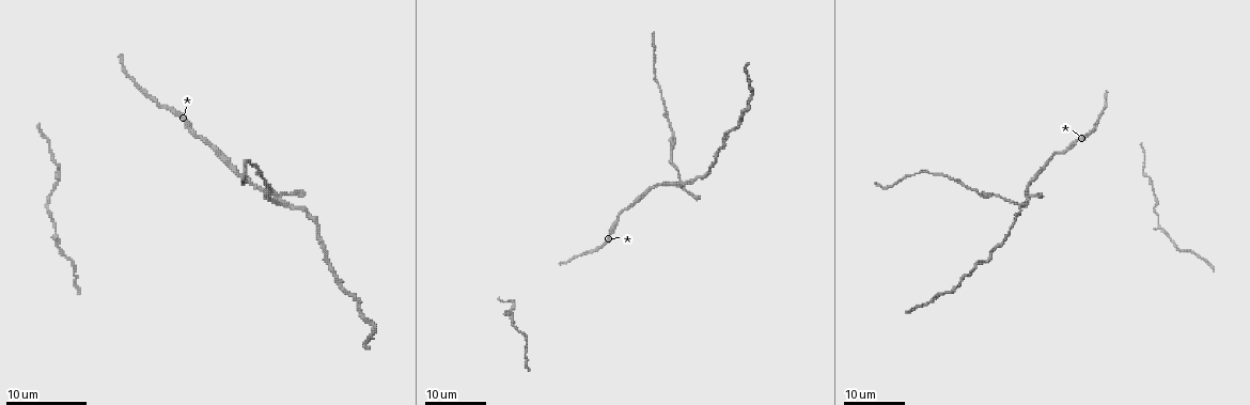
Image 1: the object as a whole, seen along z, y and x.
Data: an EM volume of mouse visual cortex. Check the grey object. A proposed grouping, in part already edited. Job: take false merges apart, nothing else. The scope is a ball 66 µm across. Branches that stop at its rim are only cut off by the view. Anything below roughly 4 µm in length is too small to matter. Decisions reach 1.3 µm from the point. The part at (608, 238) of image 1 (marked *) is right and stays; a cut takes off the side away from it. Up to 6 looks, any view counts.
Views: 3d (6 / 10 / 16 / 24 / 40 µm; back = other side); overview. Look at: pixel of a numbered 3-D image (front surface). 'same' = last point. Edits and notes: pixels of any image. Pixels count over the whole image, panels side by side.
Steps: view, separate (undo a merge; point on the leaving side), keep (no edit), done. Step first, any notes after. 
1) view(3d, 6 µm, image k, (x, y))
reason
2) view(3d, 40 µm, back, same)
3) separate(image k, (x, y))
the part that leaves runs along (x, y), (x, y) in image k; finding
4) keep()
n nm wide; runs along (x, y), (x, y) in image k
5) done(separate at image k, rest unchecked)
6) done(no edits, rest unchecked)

view(3d, 16 µm, image 1, (976, 262))
sudden change in width

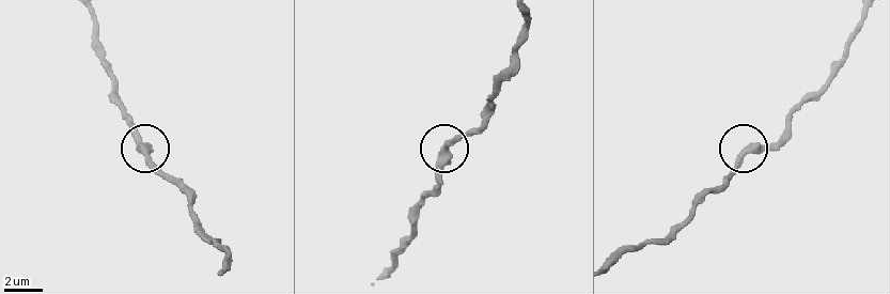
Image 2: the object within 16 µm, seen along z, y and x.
view(3d, 6 µm, image 2, (746, 151))
closer look

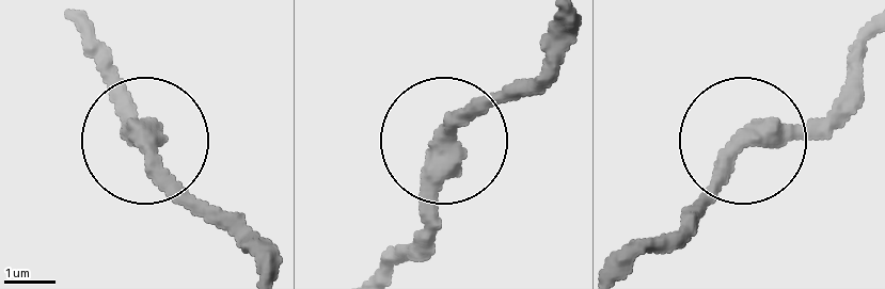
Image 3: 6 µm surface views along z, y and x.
keep()
runs along (393, 268), (427, 217), (440, 145), (541, 68) in image 3; continuous, no second neuron

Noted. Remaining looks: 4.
view(3d, 24 µm, image 1, (281, 201))
arms part here

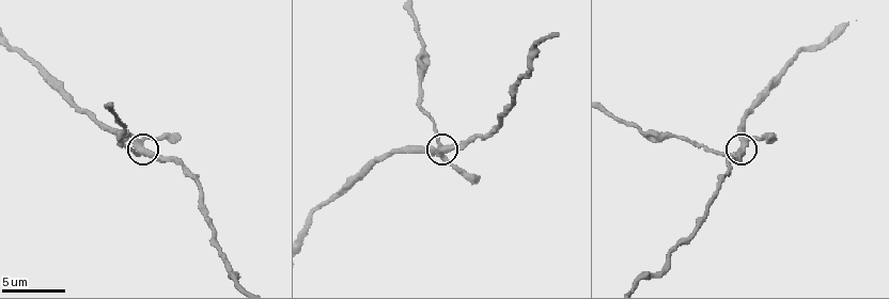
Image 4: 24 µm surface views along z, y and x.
view(3d, 10 µm, image 4, (440, 144))

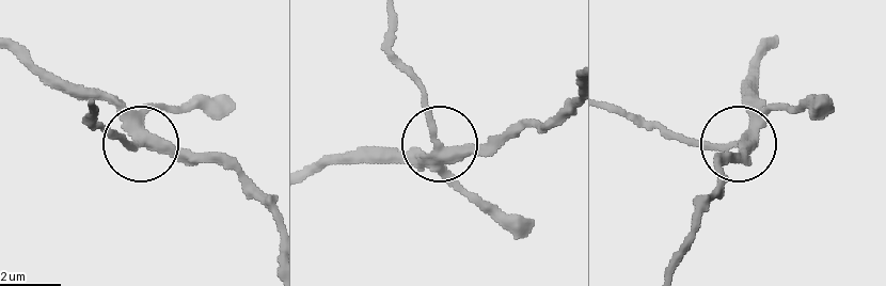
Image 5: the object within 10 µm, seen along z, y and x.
view(3d, 10 µm, back, image 5, (440, 147))

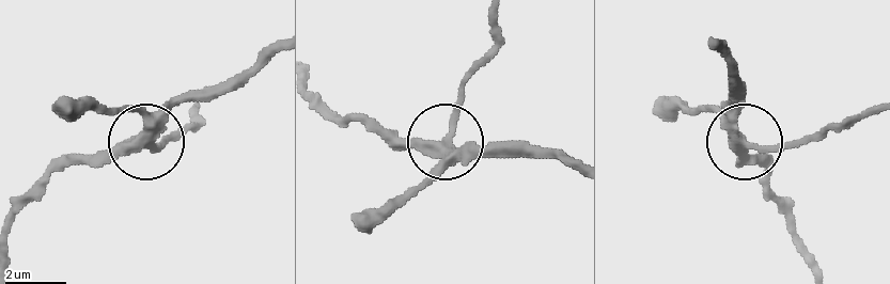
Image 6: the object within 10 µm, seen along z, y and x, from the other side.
keep()
320 nm wide; runs along (717, 40), (734, 133), (765, 150), (816, 142) in image 6; continuous, no second neuron

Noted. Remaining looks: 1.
done(no edits, rest unchecked)

